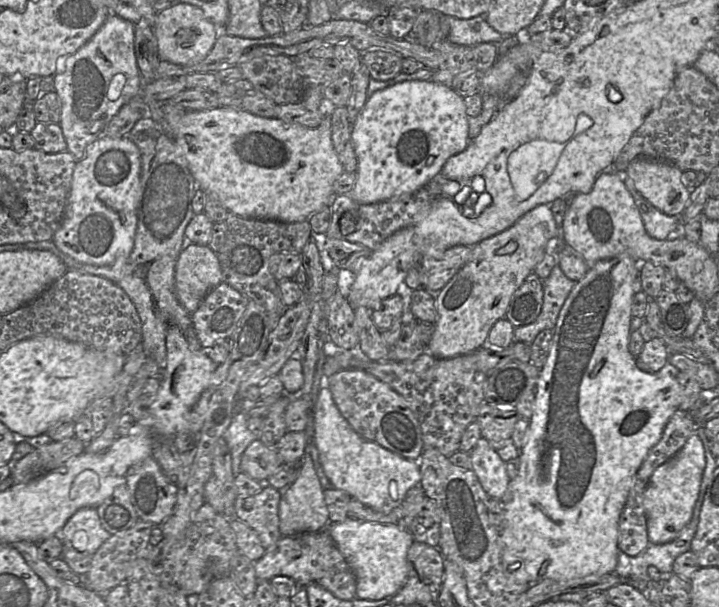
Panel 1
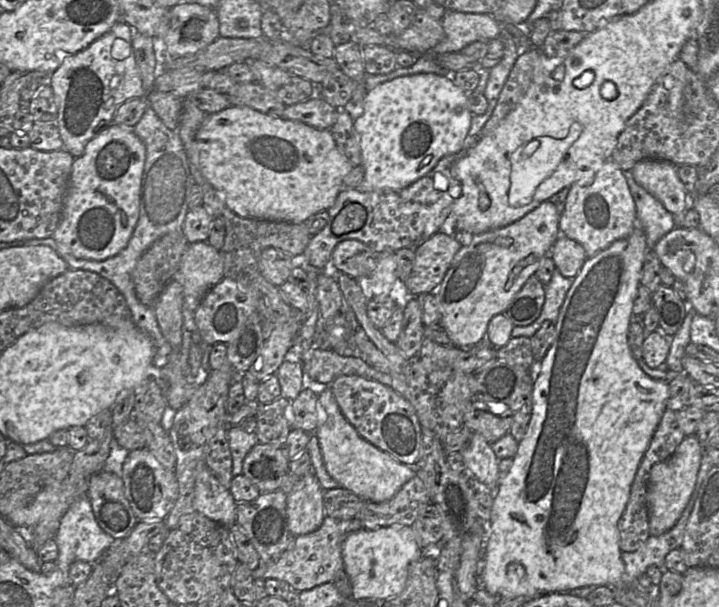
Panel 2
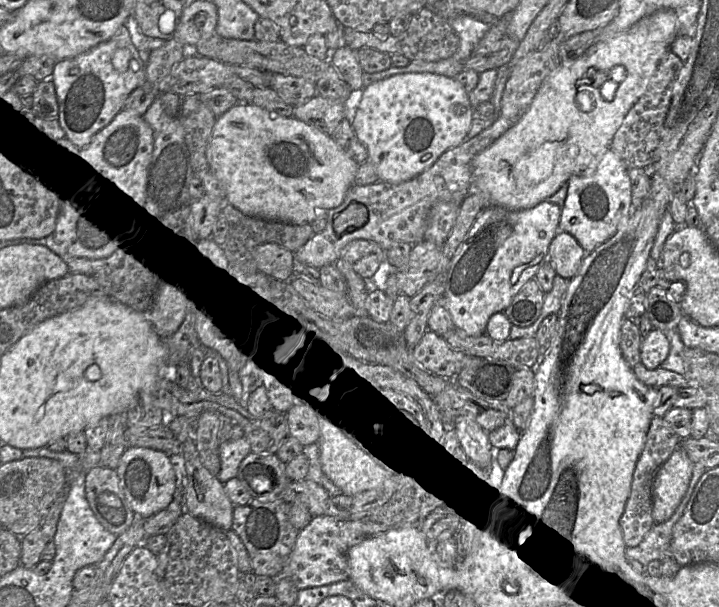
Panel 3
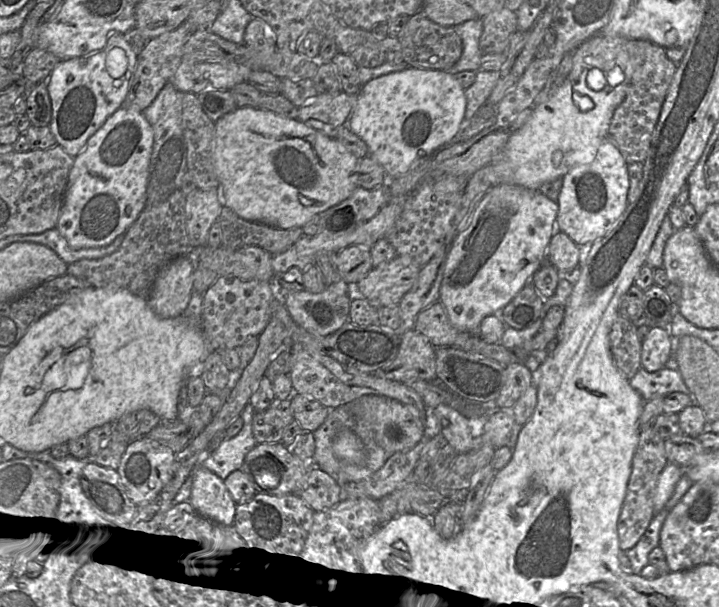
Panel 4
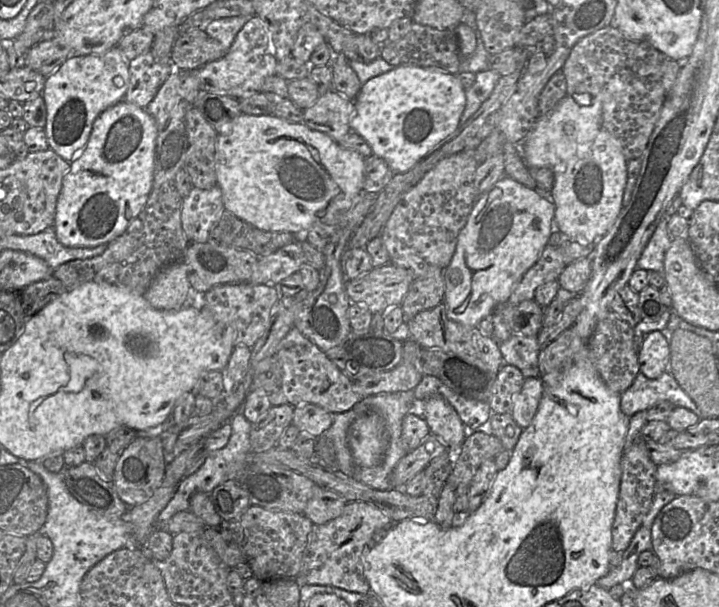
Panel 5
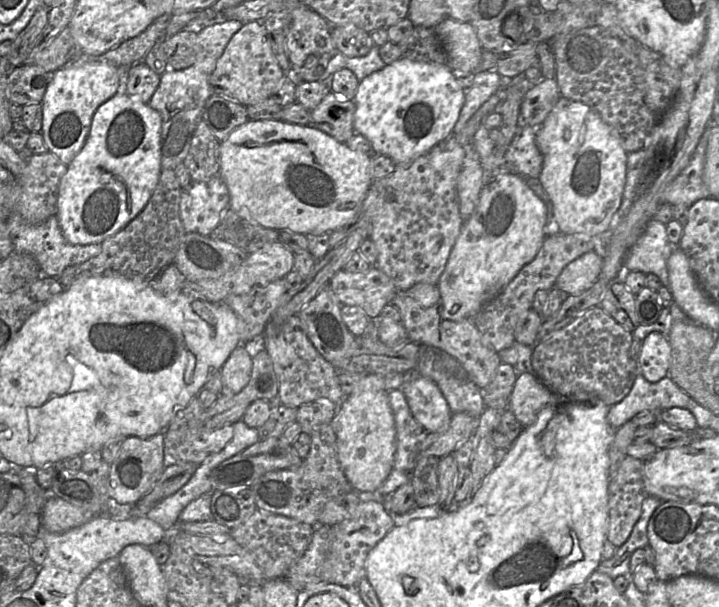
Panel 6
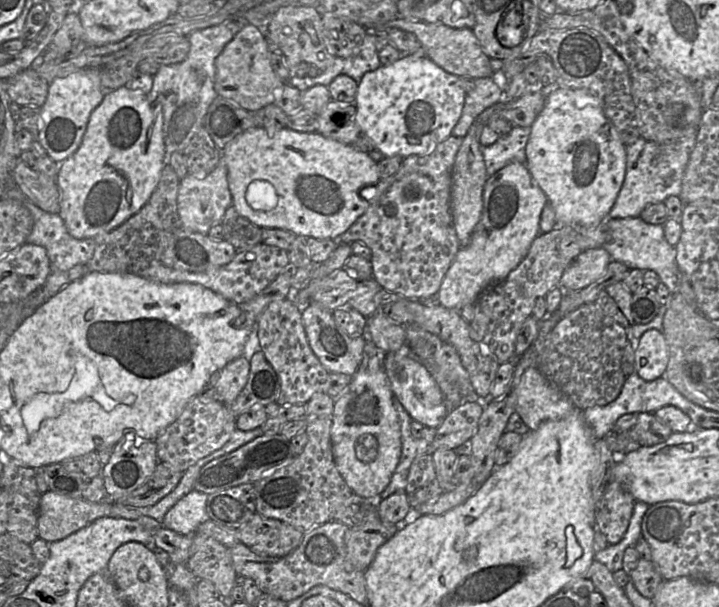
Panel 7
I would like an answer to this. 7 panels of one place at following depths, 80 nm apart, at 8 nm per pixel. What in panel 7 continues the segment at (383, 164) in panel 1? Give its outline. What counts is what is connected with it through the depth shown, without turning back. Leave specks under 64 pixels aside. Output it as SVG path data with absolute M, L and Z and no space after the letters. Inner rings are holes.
M405 53L395 62L381 65L364 74L358 85L354 105L361 135L367 136L385 157L425 155L450 135L458 123L465 104L466 91L461 78L447 72L425 53Z

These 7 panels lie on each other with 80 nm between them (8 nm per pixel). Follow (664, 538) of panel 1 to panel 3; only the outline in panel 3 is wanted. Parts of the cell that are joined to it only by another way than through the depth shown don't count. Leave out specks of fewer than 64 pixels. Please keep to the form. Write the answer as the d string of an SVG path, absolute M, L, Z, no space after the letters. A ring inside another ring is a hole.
M678 446L657 470L652 487L654 523L669 519L688 489L693 463Z

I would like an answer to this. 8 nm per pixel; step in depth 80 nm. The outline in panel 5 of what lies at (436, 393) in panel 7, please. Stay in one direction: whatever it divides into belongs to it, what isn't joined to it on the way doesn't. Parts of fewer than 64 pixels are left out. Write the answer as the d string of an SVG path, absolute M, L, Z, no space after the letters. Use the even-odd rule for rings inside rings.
M442 397L426 398L423 404L423 418L430 434L435 435L449 449L459 449L466 438L466 425L455 409Z

